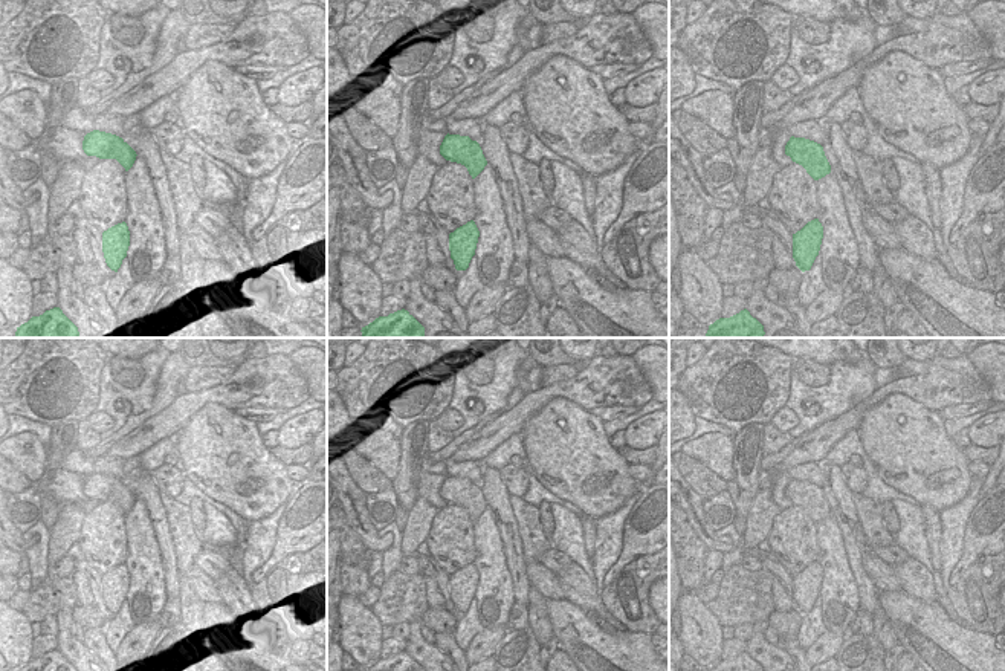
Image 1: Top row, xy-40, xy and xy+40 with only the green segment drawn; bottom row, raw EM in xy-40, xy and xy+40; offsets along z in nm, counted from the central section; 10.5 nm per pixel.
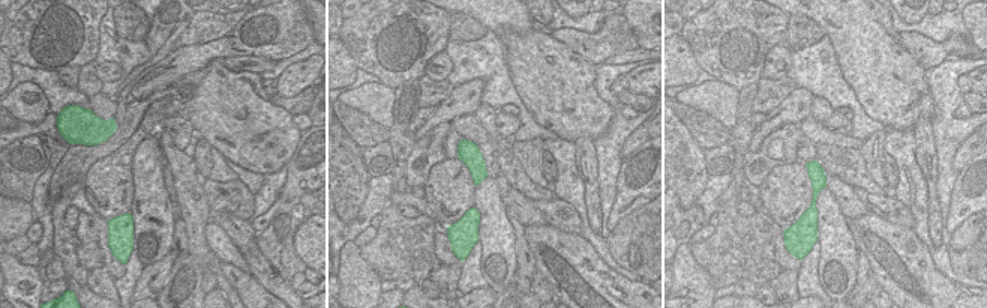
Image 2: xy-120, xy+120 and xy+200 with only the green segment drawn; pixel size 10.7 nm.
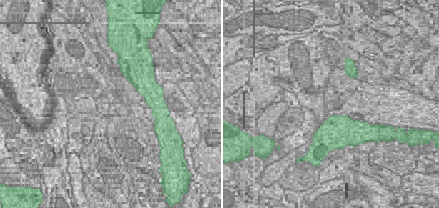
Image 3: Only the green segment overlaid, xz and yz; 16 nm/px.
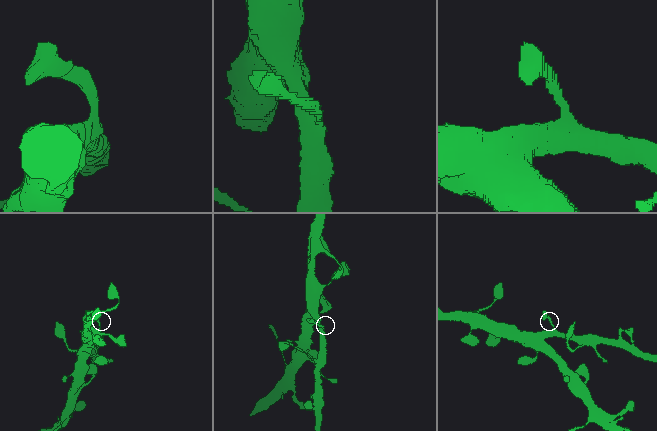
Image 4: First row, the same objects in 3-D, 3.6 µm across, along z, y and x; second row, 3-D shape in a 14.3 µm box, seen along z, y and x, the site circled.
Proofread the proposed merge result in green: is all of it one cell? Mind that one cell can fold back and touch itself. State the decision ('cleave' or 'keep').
keep

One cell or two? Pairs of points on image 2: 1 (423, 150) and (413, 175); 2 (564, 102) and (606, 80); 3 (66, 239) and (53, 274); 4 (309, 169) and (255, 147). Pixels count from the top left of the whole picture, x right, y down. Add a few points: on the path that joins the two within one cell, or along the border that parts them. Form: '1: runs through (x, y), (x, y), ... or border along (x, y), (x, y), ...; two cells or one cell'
1: runs through (417, 157), (411, 164), (413, 169); one cell
2: border along (596, 66), (594, 89), (611, 107), (611, 117); two cells
3: border along (56, 256), (66, 277); two cells
4: border along (302, 132), (287, 166); two cells

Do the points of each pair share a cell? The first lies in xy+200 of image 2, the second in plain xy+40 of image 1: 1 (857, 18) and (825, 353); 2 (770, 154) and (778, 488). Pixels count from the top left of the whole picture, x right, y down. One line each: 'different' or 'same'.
1: same
2: different

